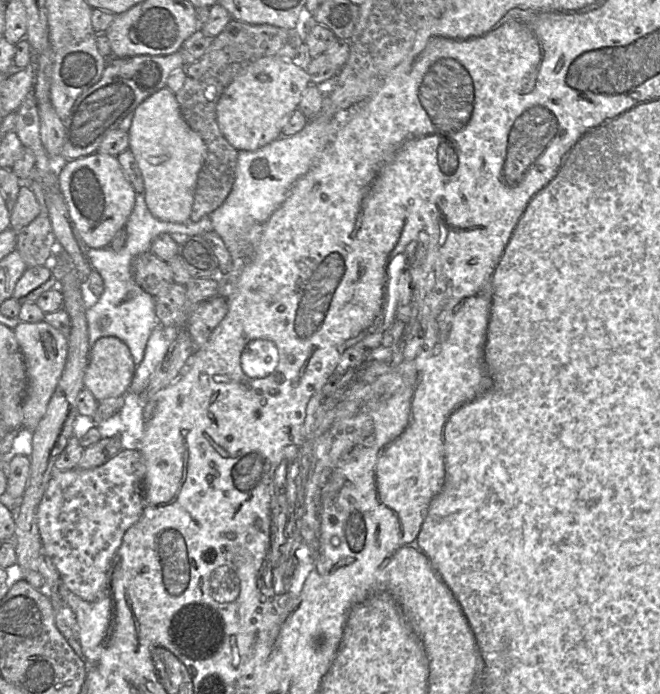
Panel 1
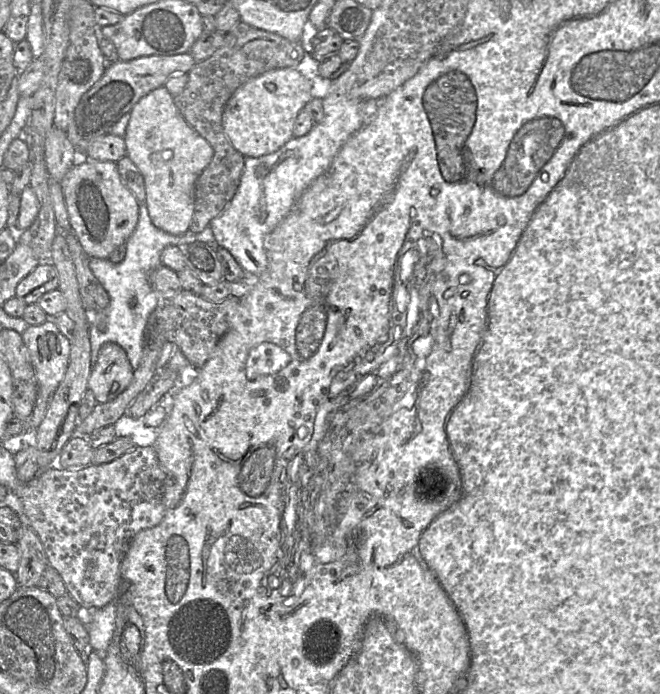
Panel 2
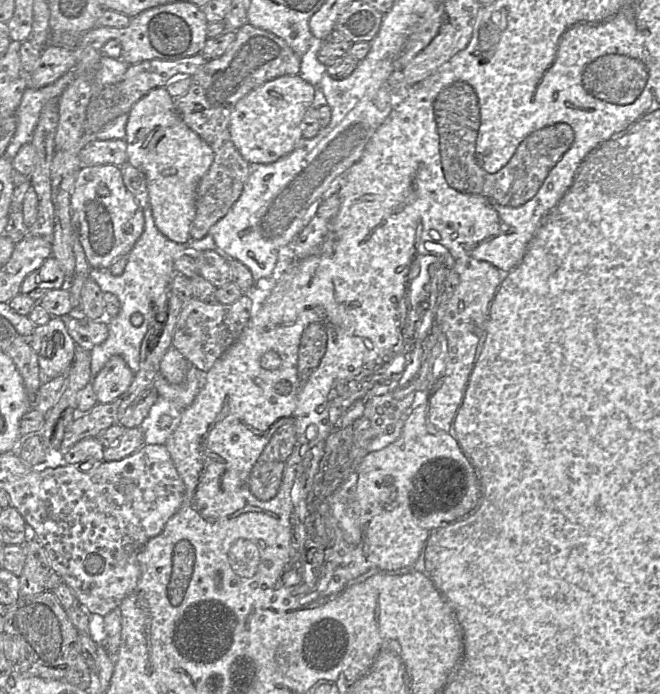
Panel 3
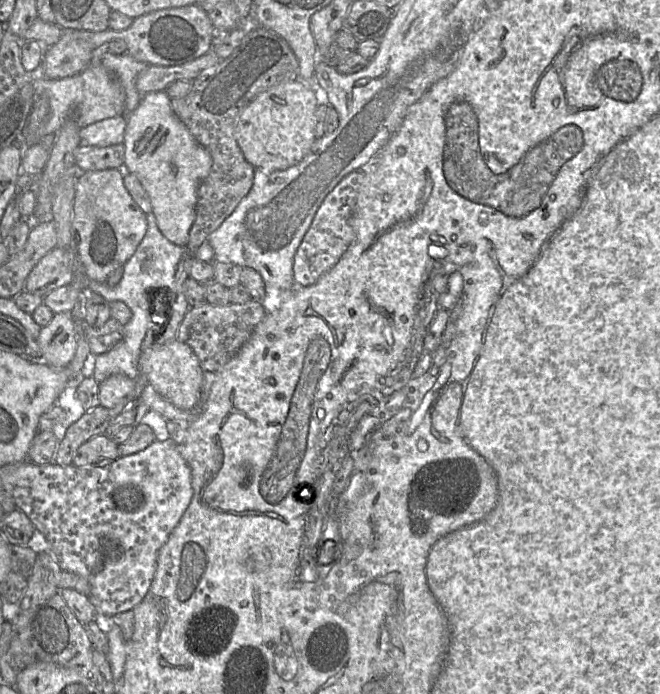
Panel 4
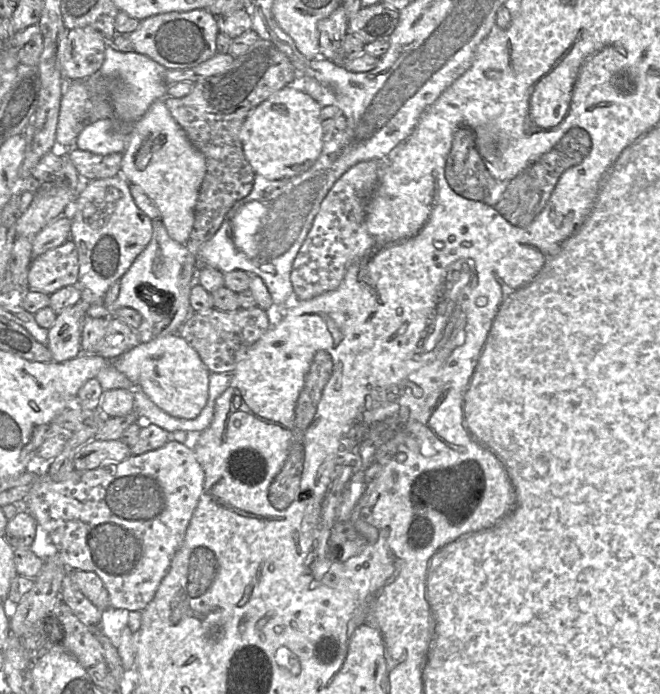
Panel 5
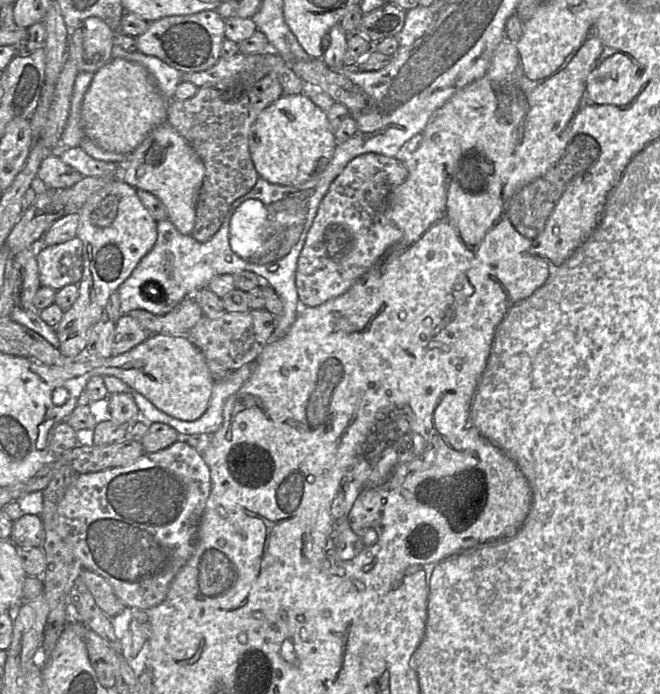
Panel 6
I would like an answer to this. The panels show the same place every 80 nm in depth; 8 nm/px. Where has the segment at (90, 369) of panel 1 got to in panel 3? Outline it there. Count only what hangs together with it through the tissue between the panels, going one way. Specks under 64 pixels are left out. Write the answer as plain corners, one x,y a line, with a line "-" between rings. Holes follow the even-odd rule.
112,356
91,381
98,402
114,401
128,389
134,375
122,357

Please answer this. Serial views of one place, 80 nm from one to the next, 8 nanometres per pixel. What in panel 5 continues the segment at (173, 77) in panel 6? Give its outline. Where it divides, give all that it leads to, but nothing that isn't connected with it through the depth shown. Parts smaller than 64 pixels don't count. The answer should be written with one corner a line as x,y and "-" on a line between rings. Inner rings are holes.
108,45
99,74
108,80
108,94
115,117
125,122
135,122
159,99
165,99
168,86
164,81
166,68
148,56
137,52
120,52

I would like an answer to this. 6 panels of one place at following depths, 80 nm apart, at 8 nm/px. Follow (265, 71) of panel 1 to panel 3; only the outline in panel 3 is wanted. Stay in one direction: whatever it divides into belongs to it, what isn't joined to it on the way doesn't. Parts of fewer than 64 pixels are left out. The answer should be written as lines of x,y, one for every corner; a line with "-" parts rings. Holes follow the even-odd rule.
299,75
280,76
241,98
231,113
229,130
242,157
248,163
269,164
292,152
303,138
303,118
314,98
315,87

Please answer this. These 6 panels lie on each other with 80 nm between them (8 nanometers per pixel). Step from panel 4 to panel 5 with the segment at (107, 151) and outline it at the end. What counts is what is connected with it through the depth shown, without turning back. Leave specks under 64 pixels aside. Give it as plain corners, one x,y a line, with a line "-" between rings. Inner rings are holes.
77,147
68,151
68,157
83,180
103,179
121,174
123,154
115,152
100,155

